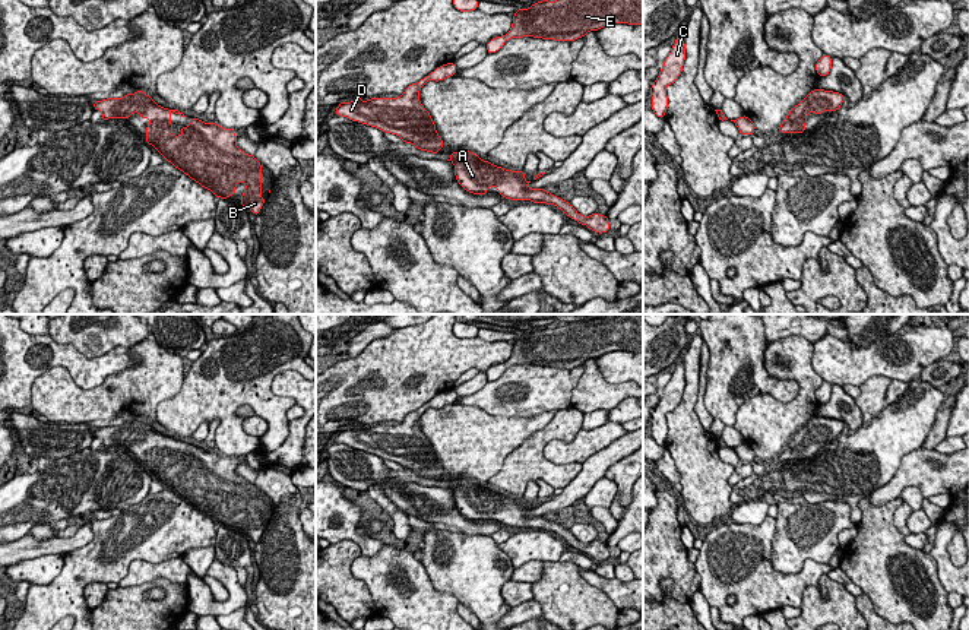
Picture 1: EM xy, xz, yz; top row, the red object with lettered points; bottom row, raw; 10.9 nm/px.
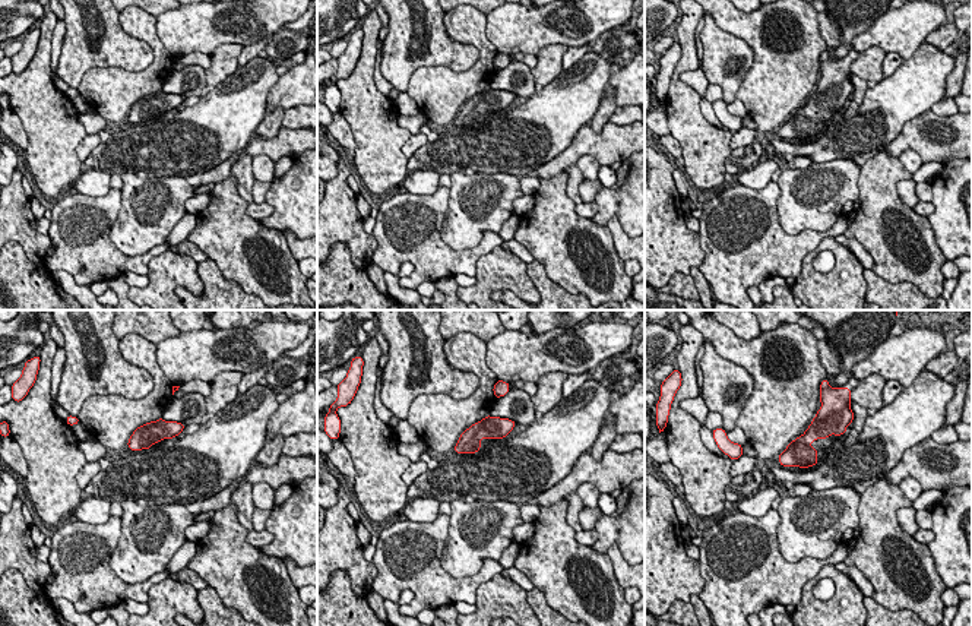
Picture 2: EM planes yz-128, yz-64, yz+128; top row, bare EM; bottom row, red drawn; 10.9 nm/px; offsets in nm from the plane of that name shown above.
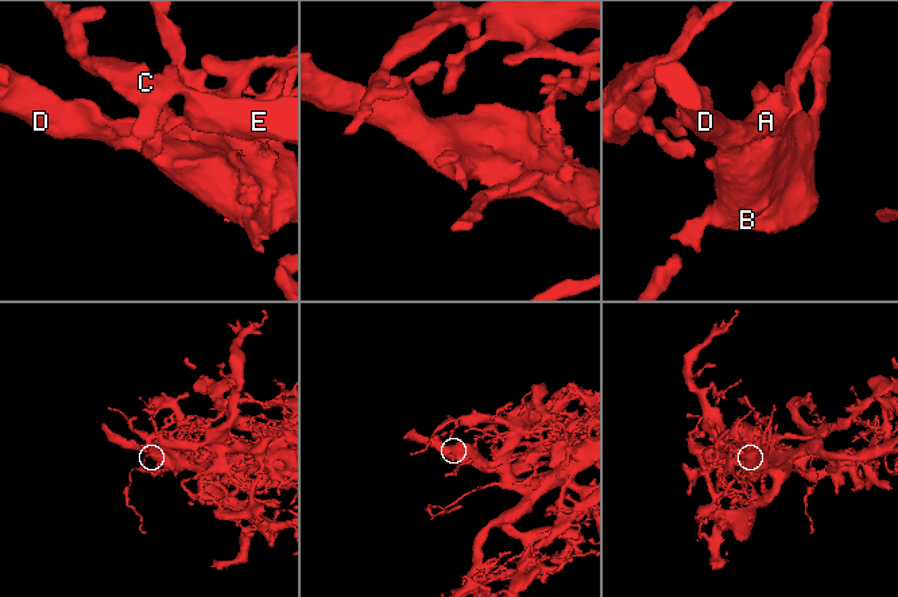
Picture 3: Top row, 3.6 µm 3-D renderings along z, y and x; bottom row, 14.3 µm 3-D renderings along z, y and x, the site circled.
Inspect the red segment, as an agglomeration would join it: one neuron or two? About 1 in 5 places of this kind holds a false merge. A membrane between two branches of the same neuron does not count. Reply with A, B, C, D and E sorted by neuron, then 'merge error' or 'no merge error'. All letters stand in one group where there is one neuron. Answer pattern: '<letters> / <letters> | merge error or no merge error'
A B C D E | no merge error

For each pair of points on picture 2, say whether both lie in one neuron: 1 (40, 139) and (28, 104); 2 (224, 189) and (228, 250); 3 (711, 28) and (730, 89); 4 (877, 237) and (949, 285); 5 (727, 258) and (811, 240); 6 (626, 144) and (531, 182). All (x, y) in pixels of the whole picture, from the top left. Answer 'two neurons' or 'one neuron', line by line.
1: one neuron
2: one neuron
3: one neuron
4: two neurons
5: one neuron
6: two neurons

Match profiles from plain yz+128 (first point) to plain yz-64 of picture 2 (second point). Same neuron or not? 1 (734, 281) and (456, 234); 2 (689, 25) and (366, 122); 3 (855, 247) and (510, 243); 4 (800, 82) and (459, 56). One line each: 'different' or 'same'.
1: different
2: same
3: same
4: different

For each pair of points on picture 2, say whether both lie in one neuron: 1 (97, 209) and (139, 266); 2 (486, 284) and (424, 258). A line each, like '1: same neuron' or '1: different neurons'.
1: same neuron
2: different neurons

